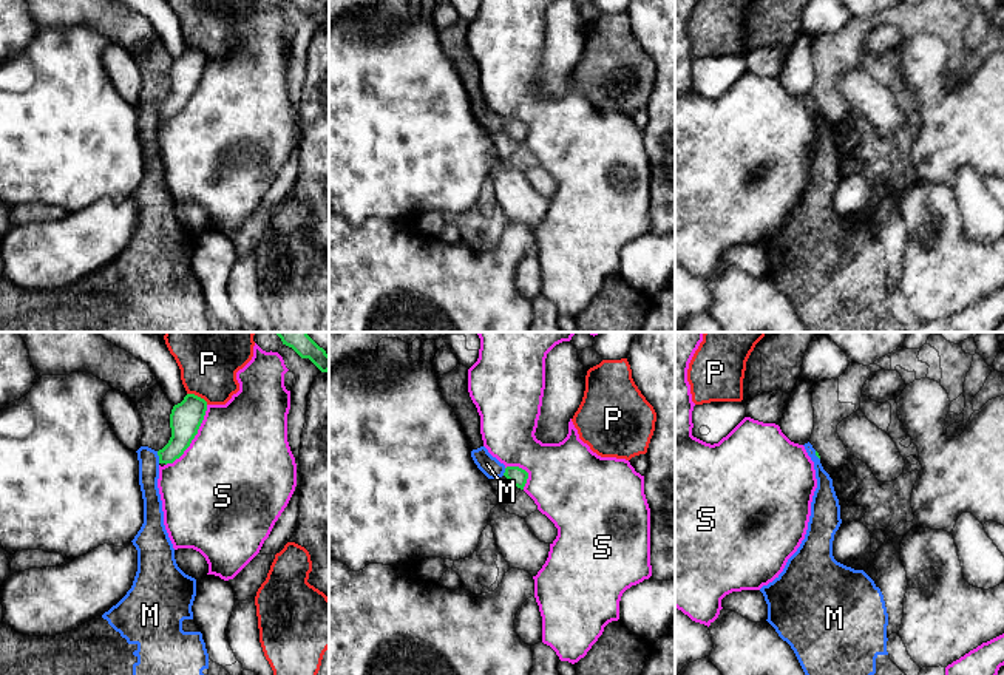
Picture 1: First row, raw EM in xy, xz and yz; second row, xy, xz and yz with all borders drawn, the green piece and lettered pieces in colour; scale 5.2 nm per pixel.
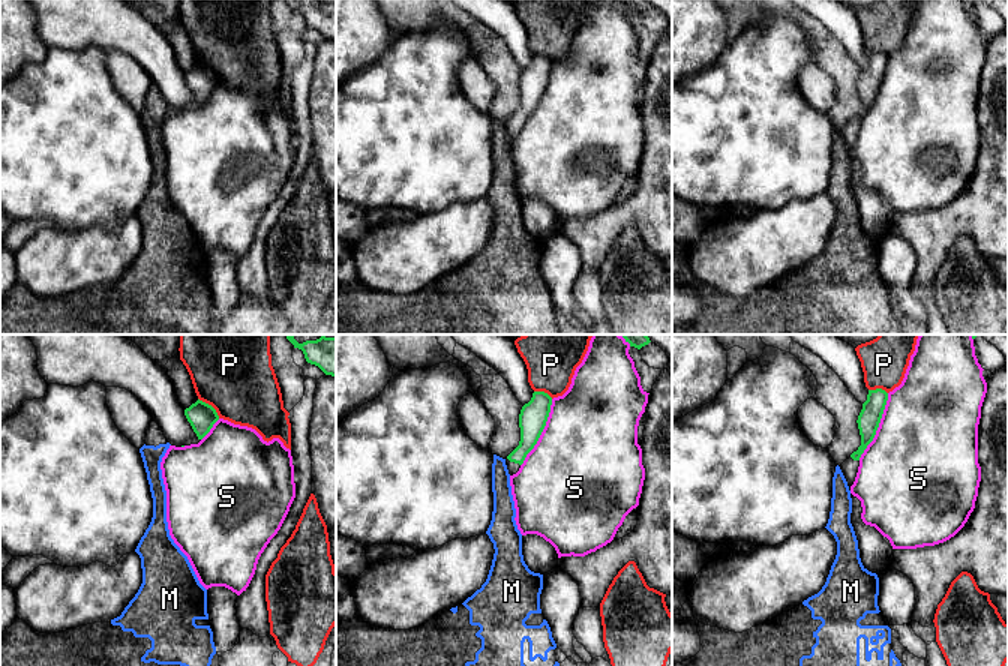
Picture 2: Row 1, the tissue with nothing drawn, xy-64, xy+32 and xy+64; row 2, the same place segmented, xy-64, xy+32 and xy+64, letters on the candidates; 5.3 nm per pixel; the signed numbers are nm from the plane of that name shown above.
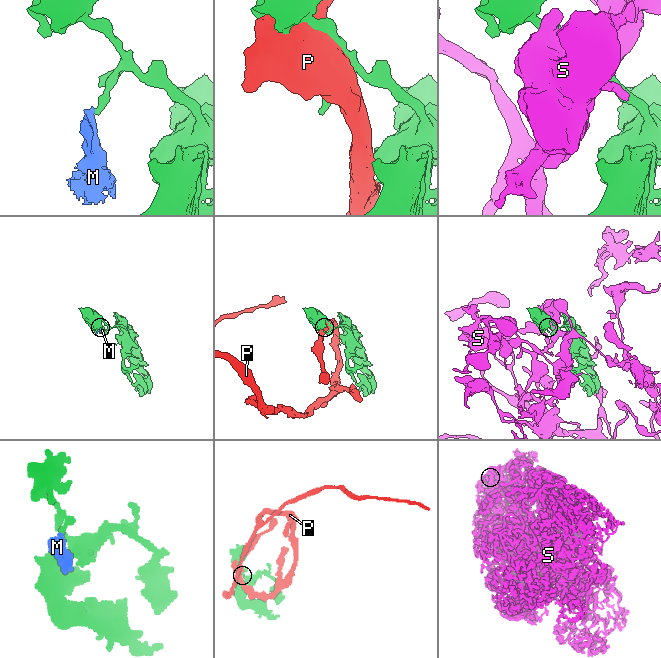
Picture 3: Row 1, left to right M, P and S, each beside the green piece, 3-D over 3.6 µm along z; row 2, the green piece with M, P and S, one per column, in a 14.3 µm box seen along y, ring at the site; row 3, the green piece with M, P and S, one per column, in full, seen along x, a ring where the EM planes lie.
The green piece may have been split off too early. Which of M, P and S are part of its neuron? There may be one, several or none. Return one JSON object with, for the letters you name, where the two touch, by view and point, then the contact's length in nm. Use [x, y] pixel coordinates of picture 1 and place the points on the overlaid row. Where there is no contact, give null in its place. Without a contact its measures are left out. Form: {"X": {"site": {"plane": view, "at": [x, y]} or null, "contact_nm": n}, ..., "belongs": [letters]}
{"belongs": []}

